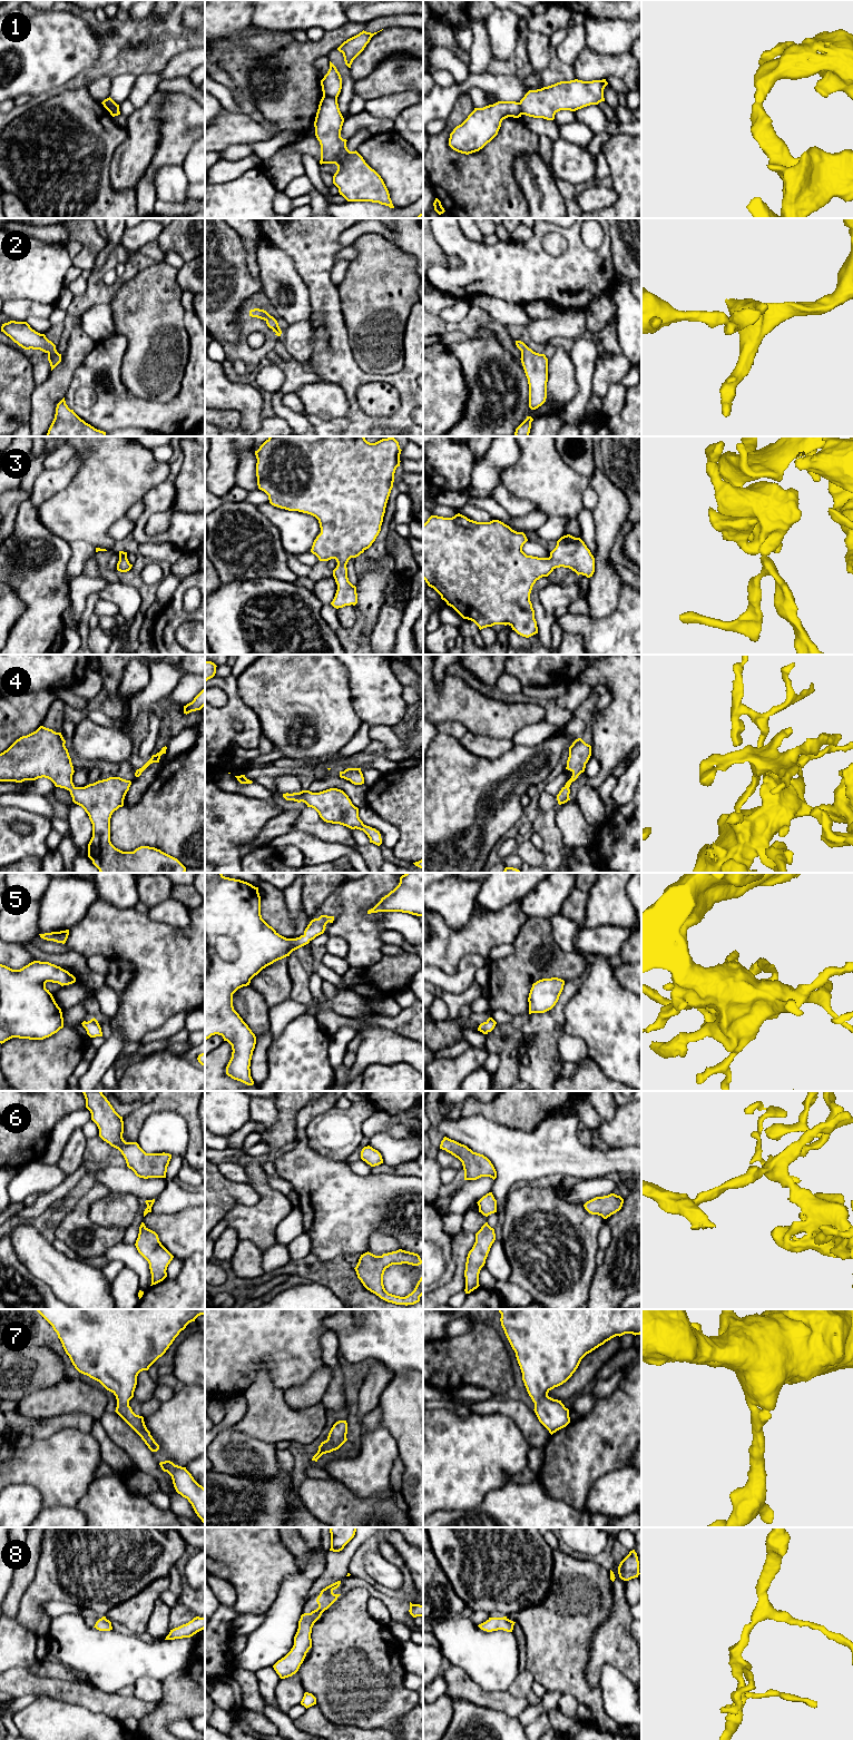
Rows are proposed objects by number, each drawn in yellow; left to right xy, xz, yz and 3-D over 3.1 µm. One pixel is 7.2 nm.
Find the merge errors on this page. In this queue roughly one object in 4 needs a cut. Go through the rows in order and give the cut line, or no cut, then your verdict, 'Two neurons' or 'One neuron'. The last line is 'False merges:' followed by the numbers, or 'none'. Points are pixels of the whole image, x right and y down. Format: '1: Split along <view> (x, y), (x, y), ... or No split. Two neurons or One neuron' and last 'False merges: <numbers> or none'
1: Split along xz (323, 95), (336, 99). Two neurons
2: No split. One neuron
3: No split. One neuron
4: No split. One neuron
5: No split. One neuron
6: No split. One neuron
7: No split. One neuron
8: No split. One neuron
False merges: 1

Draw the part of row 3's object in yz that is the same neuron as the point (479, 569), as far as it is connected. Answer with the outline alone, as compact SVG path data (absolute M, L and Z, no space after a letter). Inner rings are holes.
M458 513L452 518L431 515L423 524L423 579L441 599L463 619L473 621L479 629L494 625L509 625L518 635L529 638L538 633L535 610L530 601L533 584L548 577L556 568L569 568L578 576L592 577L595 558L580 538L570 534L561 537L549 558L527 556L522 551L528 541L523 532L517 532L499 520L477 522Z

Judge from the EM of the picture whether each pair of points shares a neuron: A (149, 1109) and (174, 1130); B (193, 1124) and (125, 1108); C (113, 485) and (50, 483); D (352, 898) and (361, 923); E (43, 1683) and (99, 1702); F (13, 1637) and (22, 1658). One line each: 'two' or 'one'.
A: two
B: two
C: two
D: one
E: one
F: one

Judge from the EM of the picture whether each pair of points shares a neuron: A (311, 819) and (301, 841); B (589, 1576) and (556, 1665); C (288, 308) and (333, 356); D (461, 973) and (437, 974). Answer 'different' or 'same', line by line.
A: different
B: same
C: different
D: same

